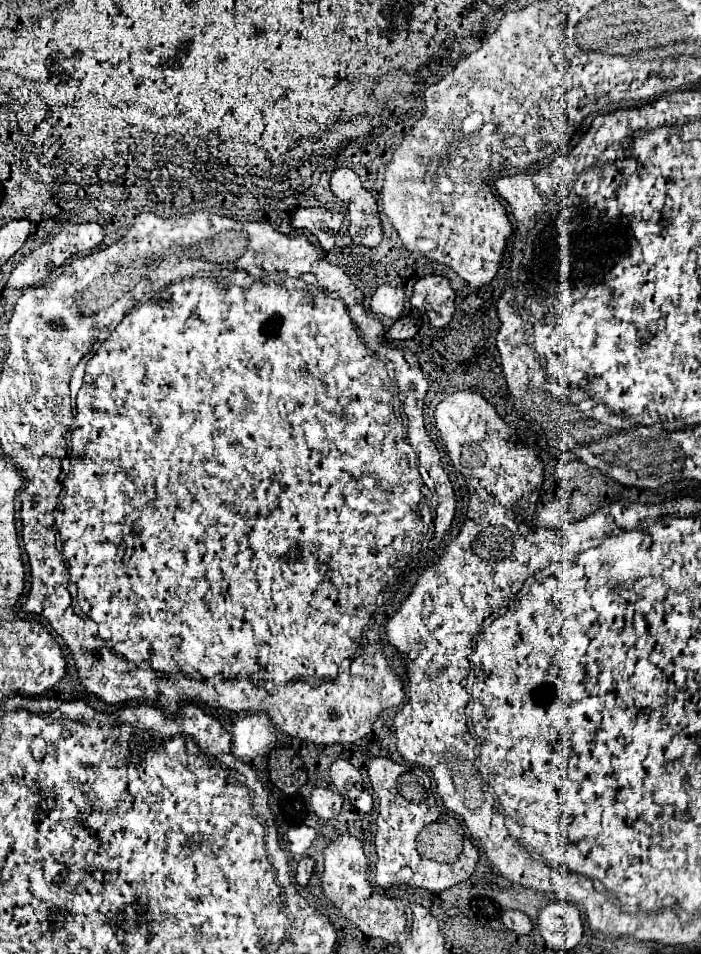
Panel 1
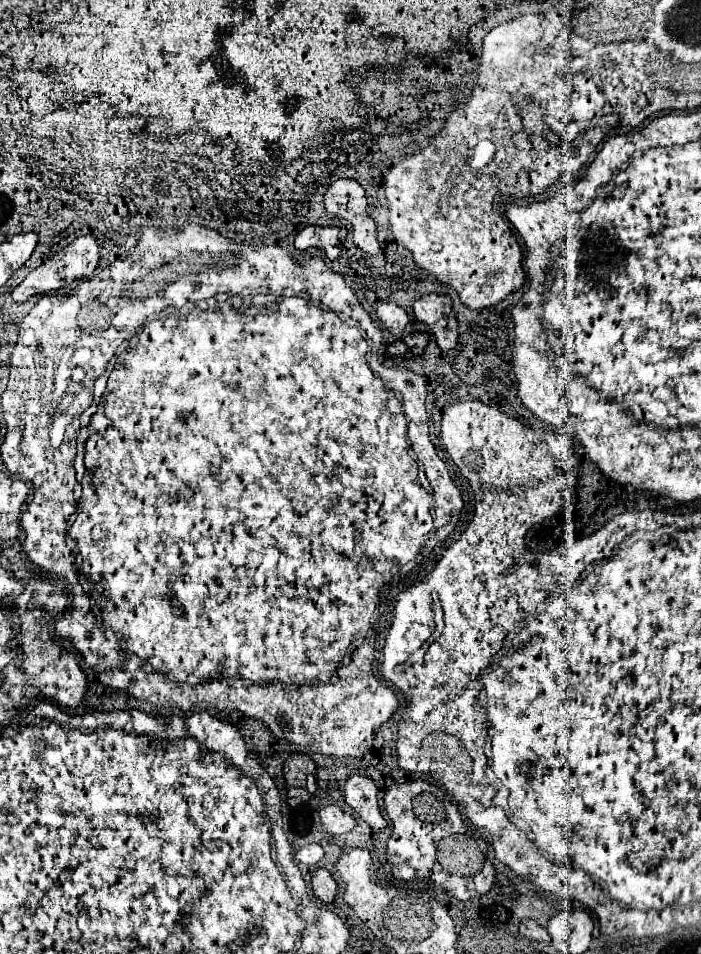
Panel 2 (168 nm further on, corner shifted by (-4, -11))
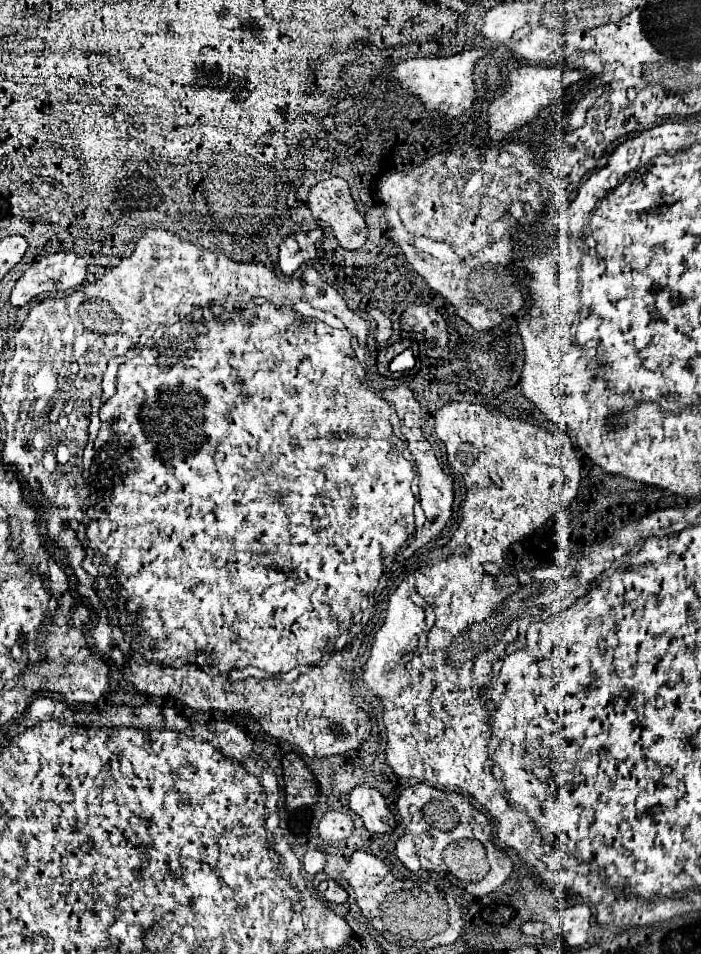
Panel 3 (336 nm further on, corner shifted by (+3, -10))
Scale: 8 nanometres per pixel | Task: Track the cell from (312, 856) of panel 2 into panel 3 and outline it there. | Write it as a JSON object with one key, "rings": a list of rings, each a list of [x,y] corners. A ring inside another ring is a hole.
{"rings":[[[307,850],[303,856],[303,868],[307,874],[317,874],[325,868],[325,856],[319,850]]]}

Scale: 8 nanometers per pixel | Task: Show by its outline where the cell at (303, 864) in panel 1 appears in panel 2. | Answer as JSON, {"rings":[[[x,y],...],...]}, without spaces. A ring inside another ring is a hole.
{"rings":[[[314,869],[312,871],[312,893],[324,901],[324,903],[332,903],[334,895],[336,895],[336,881],[334,877],[326,871],[326,869]]]}

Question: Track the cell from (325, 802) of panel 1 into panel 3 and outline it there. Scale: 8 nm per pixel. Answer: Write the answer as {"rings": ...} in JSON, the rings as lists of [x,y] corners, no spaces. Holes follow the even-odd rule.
{"rings":[[[327,812],[319,822],[321,840],[329,840],[329,842],[345,840],[351,834],[351,830],[353,830],[353,820],[349,814]]]}

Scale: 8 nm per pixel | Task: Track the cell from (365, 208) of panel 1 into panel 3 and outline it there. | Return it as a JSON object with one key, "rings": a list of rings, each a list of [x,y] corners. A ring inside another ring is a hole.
{"rings":[[[325,178],[313,186],[313,190],[307,194],[309,212],[317,222],[317,228],[323,230],[323,226],[329,226],[337,244],[345,250],[359,250],[367,242],[367,224],[363,216],[357,212],[357,204],[351,196],[349,184],[343,178]]]}

